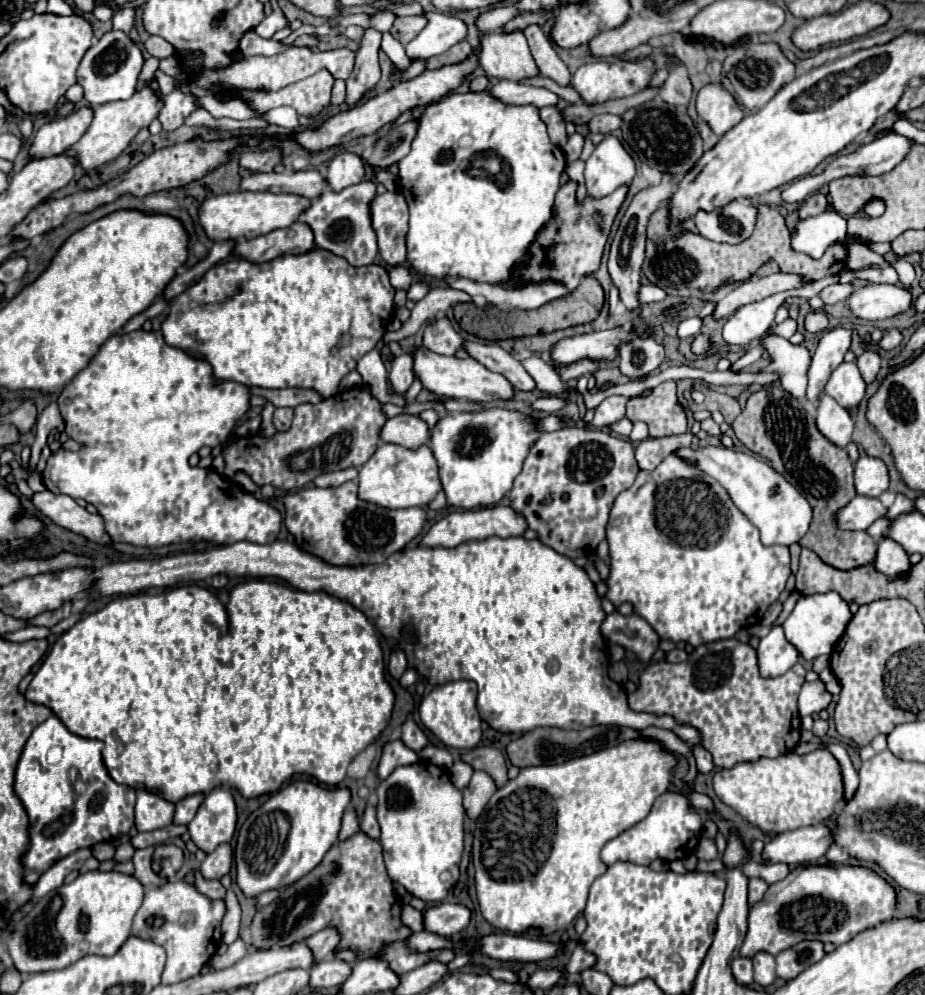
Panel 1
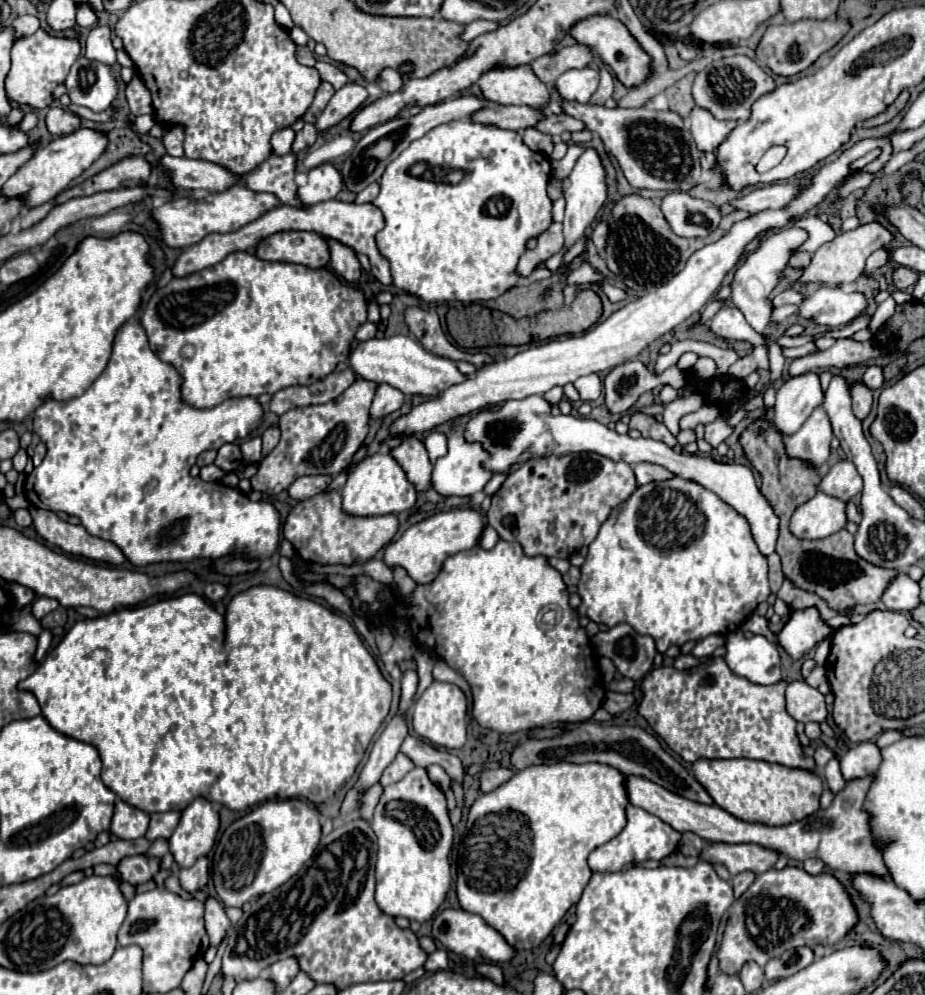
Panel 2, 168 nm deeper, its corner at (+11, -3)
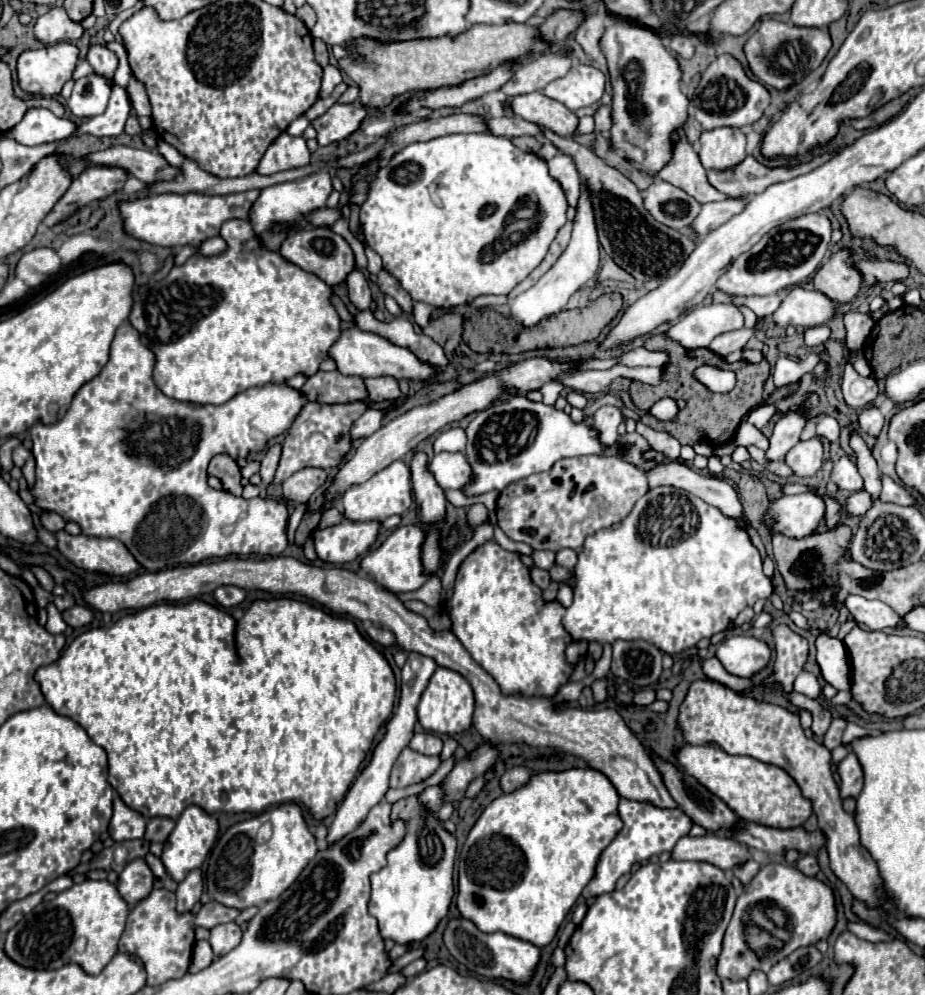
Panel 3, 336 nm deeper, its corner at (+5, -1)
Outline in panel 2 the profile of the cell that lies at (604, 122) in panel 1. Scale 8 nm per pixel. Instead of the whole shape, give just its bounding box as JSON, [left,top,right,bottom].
[536,111,584,135]

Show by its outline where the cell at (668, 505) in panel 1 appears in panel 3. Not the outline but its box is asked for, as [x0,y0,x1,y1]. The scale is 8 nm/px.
[562,487,774,655]

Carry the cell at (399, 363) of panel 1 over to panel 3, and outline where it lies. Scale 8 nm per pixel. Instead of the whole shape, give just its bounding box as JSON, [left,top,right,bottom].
[350,397,406,441]

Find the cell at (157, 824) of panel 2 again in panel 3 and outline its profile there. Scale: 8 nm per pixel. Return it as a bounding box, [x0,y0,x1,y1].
[146,817,176,843]

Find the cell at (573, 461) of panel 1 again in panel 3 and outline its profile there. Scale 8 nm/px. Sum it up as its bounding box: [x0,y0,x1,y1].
[496,457,648,551]

